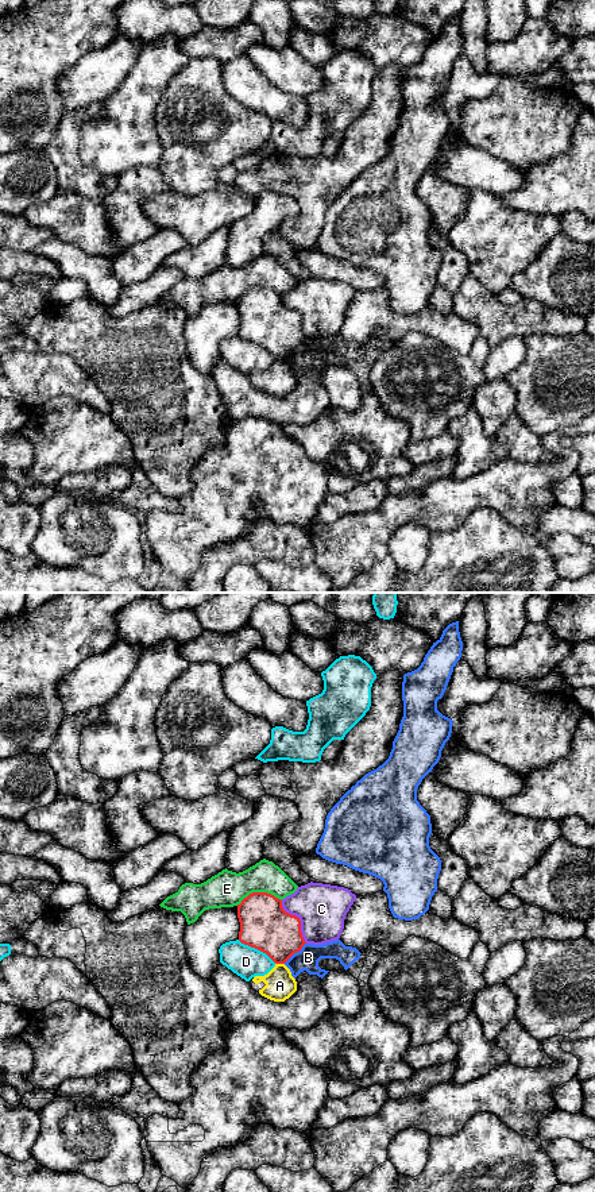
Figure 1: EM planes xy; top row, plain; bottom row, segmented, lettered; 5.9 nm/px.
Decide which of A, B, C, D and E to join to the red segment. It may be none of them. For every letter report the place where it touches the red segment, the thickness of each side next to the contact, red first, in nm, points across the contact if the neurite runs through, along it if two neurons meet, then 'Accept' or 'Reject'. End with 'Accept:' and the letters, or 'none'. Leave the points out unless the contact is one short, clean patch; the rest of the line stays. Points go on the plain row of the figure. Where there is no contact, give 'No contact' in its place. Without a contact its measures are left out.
A: Touches red at xy (279, 358). Thickness 300 nm (red) against 180 nm. Boundary: xy (275, 358), (284, 359). Reject
B: Touches red at xy (294, 347). Thickness 300 nm (red) against 140 nm. Reject
C: Touches red at xy (298, 315). Thickness 300 nm (red) against 300 nm. Reject
D: Touches red at xy (257, 343). Thickness 300 nm (red) against 190 nm. Reject
E: Touches red at xy (258, 288). Thickness 300 nm (red) against 220 nm. Reject
Accept: none

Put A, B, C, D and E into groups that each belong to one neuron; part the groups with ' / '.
A / B / C / D / E

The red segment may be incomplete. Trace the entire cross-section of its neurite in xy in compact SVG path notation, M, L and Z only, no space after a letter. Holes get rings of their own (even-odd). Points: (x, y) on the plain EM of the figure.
M252 288L237 300L239 336L285 359L306 339L298 312L286 308L282 296L267 288Z

